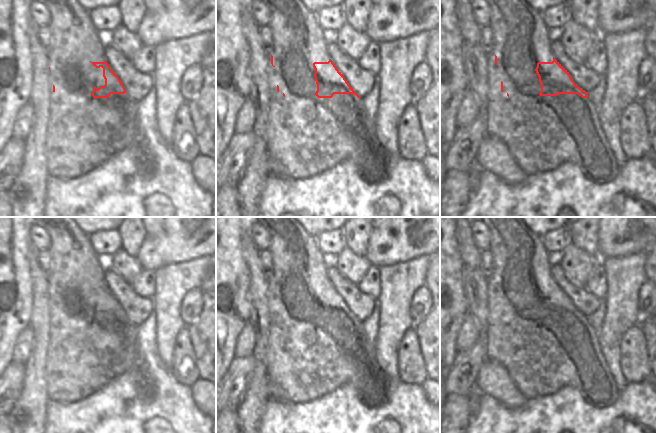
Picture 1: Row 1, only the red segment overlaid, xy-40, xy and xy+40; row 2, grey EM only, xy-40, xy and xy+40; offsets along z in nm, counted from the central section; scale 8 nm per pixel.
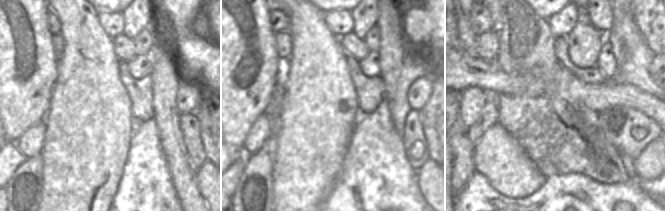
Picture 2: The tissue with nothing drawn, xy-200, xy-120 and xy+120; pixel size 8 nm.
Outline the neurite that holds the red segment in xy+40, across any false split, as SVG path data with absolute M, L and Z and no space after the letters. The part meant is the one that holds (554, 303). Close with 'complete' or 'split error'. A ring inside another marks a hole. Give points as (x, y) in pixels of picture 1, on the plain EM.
M487 280L487 360L498 362L527 400L572 386L594 408L613 404L620 391L603 357L599 334L588 323L588 316L573 305L569 296L554 281L552 286L538 286L535 295L540 305L535 309L535 315L529 319L516 318L510 324L507 315L503 314L497 280Z | split error

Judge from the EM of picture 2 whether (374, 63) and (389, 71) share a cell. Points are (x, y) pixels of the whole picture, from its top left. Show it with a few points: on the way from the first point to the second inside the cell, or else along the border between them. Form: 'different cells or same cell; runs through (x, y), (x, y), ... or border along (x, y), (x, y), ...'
different cells; border along (377, 52), (380, 75)

